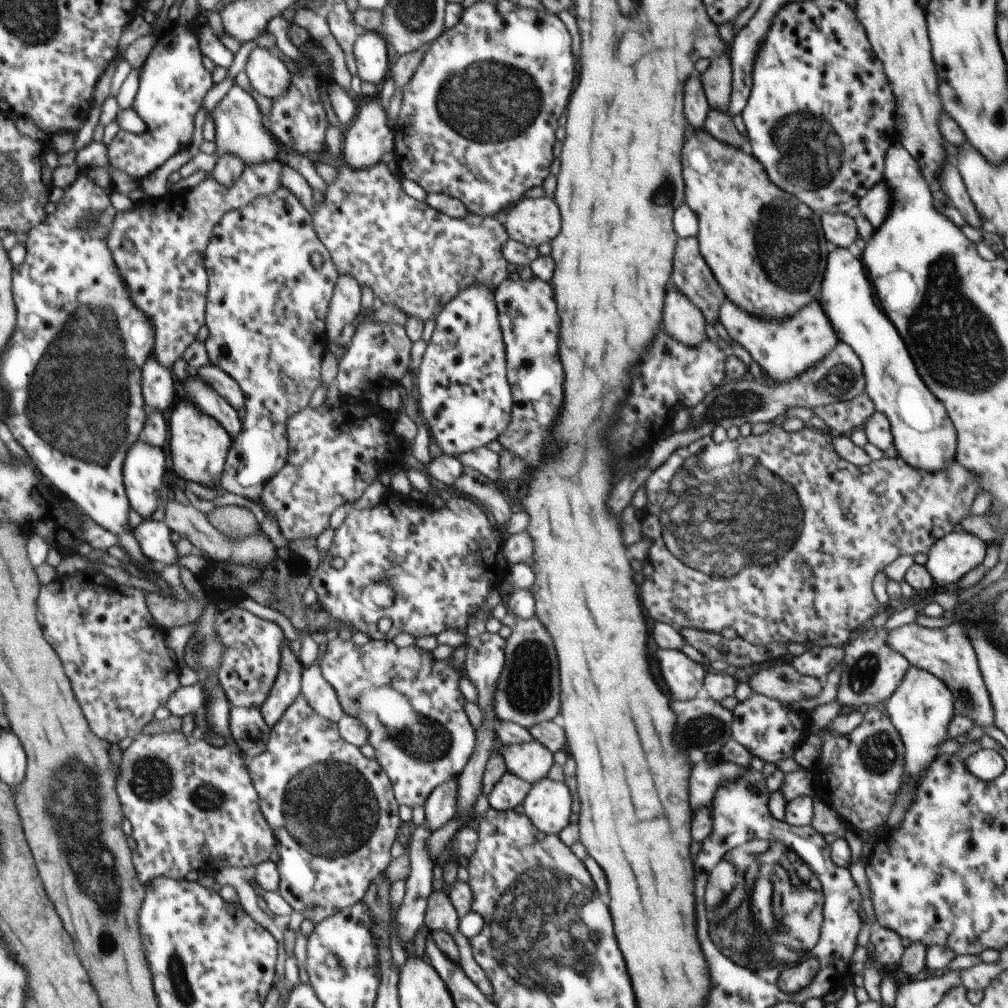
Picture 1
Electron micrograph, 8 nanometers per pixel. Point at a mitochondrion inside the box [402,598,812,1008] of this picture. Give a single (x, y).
(536, 939)

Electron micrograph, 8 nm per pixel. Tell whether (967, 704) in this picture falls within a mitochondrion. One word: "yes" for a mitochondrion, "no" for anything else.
yes

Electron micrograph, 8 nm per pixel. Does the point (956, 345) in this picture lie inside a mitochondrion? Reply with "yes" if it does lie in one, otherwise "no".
yes

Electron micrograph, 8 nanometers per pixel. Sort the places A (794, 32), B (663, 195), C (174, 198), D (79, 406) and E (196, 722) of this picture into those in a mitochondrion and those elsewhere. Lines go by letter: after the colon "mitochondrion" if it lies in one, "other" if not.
A: other
B: mitochondrion
C: other
D: mitochondrion
E: other

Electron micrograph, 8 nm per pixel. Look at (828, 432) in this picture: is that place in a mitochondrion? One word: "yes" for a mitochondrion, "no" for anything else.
no

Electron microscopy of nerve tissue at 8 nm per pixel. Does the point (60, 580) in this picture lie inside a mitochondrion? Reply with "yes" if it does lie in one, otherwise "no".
no

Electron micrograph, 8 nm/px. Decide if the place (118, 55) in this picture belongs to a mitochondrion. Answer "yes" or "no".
no

